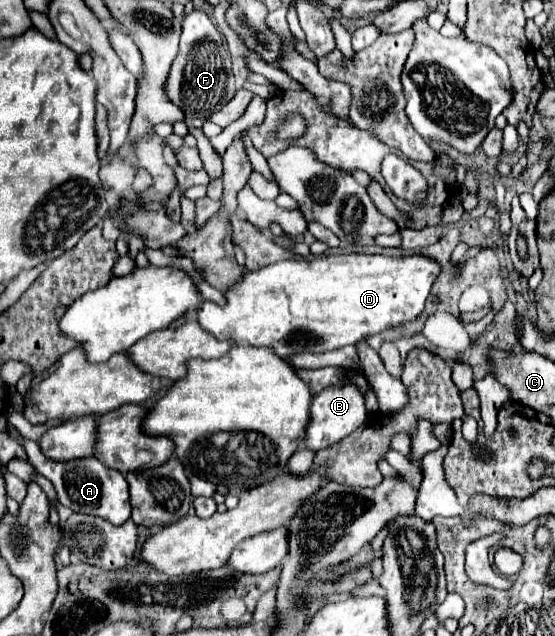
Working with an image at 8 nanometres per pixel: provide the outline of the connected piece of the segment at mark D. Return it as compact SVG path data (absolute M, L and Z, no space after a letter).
M331 254L315 256L313 260L283 260L265 266L257 272L247 272L239 286L233 286L225 298L227 304L221 308L211 300L205 300L199 310L199 324L215 338L233 338L235 344L269 346L283 360L289 360L301 352L329 352L343 346L357 346L361 340L371 338L387 328L397 328L405 322L415 320L433 288L435 278L441 272L441 264L423 254L411 256L381 256L381 254Z

